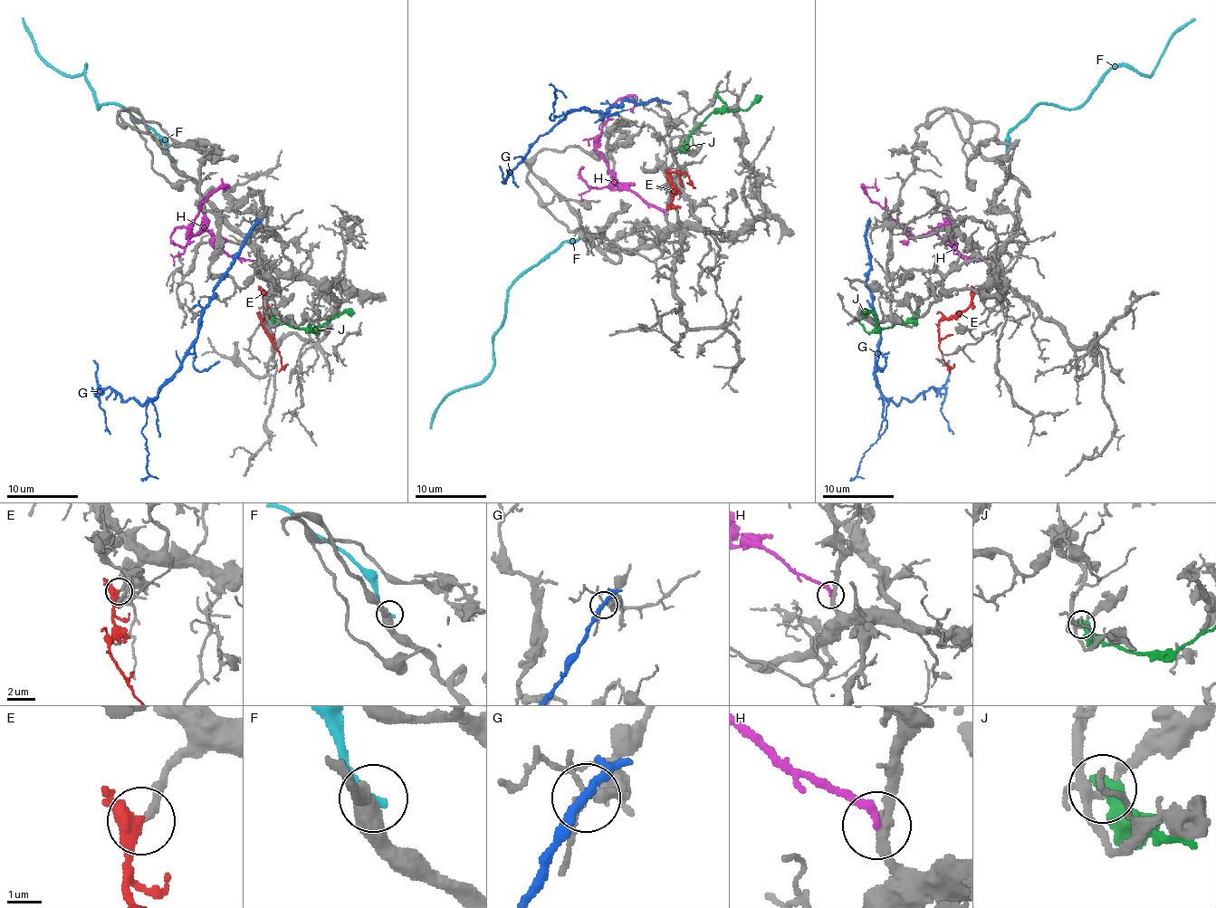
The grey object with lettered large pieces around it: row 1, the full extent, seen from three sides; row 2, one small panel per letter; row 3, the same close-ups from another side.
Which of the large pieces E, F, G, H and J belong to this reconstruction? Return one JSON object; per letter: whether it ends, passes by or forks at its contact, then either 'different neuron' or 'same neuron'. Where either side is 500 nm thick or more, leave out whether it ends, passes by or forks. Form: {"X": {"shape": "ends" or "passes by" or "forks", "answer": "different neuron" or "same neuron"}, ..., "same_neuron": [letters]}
{"E": {"shape": "forks", "answer": "same neuron"}, "F": {"answer": "different neuron"}, "G": {"shape": "forks", "answer": "different neuron"}, "H": {"shape": "ends", "answer": "same neuron"}, "J": {"answer": "different neuron"}, "same_neuron": ["E", "H"]}

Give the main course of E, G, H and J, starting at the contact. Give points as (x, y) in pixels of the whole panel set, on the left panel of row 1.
E: (267, 292), (262, 322), (284, 367), (288, 363)
G: (253, 227), (214, 291), (182, 367), (153, 399), (142, 404), (100, 388), (96, 397), (110, 434)
H: (256, 261), (231, 257), (205, 225), (188, 235), (201, 204), (229, 186), (221, 179)
J: (270, 314), (279, 322), (318, 328), (339, 315), (354, 312)

